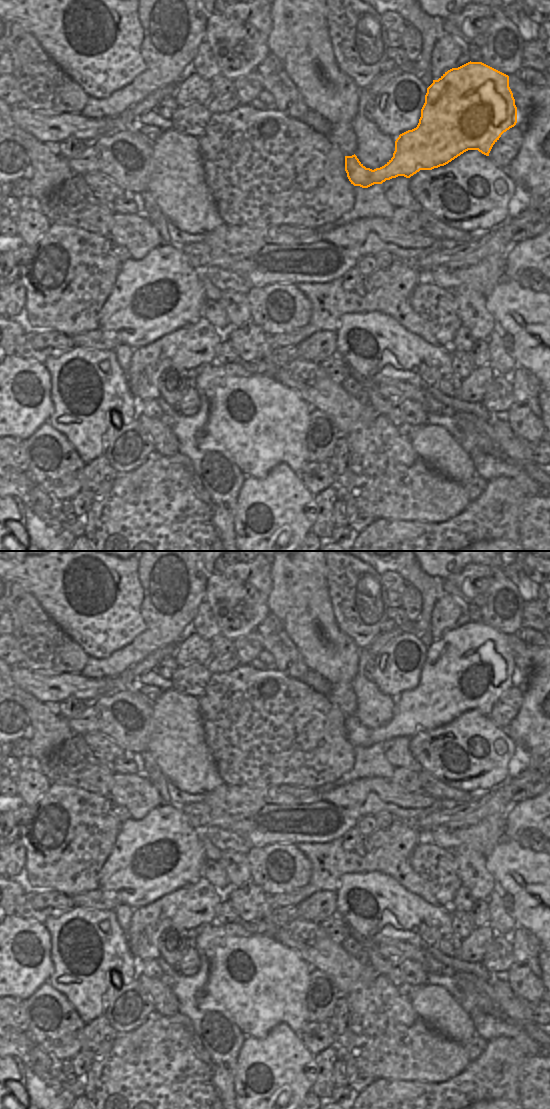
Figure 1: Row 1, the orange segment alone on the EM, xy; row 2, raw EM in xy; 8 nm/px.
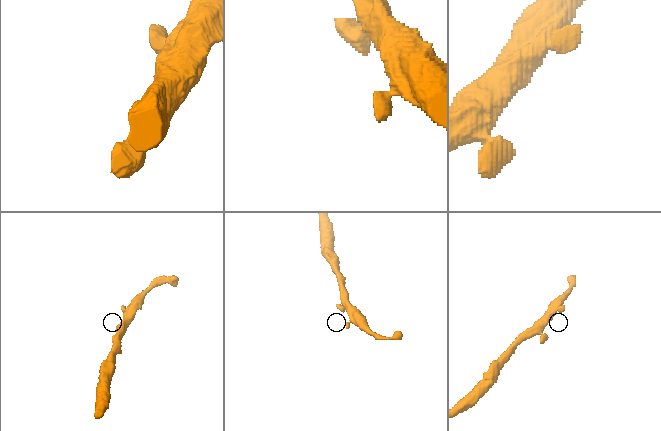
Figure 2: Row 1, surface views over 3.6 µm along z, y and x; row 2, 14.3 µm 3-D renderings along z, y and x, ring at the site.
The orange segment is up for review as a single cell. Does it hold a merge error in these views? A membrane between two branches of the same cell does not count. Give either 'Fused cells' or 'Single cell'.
Single cell.

